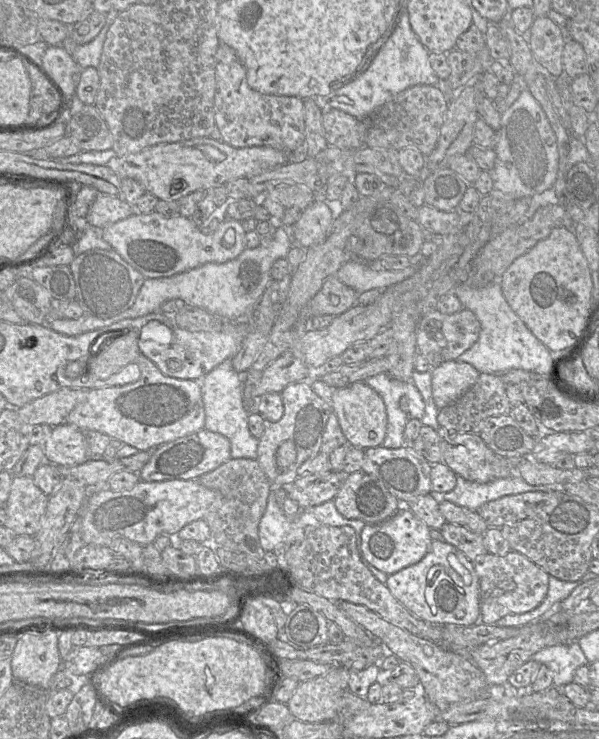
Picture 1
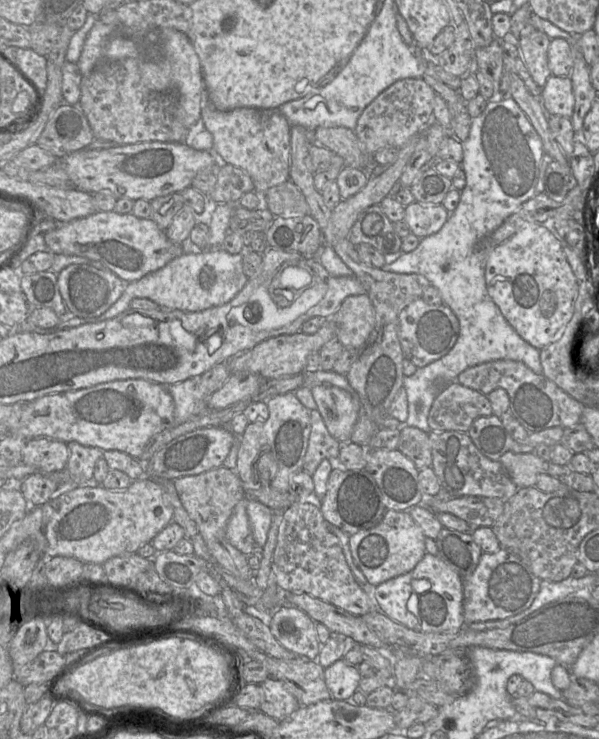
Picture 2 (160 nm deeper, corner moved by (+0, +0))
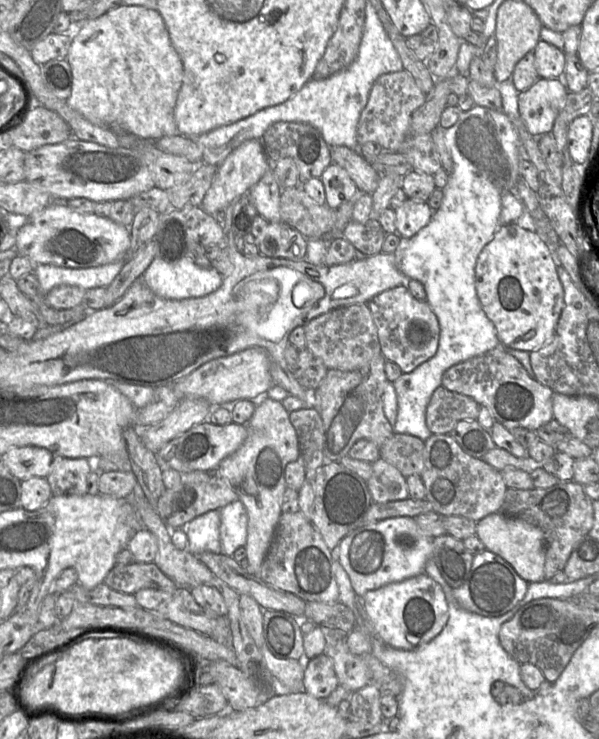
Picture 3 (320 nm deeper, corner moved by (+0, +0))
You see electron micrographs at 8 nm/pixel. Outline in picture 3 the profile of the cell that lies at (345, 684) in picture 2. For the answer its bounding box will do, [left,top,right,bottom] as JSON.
[305,653,339,699]

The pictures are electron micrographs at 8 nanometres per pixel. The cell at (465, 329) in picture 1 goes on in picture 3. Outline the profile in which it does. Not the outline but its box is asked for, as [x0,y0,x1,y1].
[366,284,440,373]

